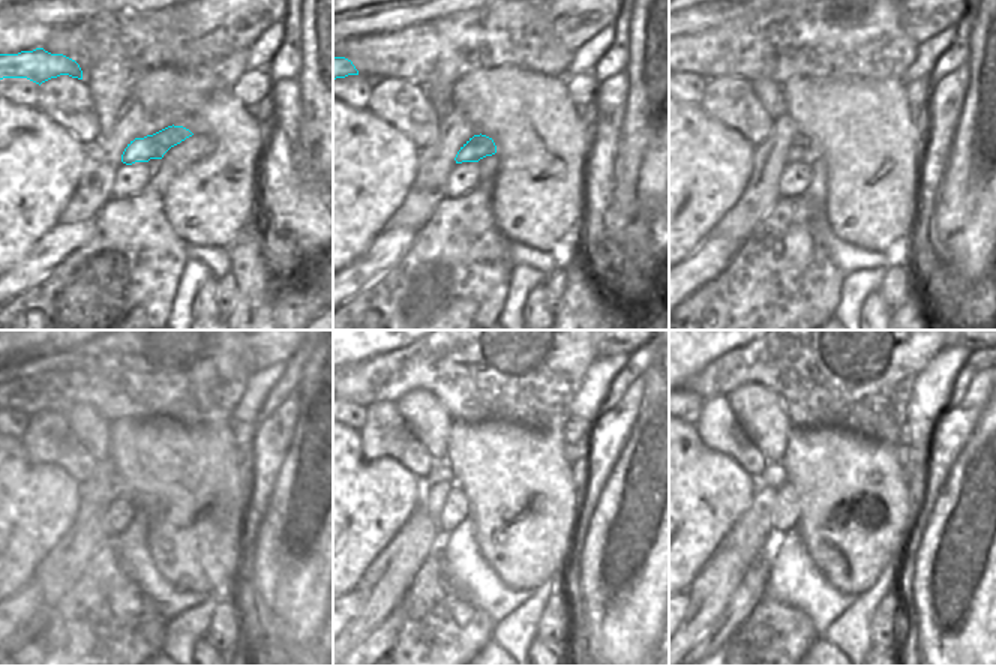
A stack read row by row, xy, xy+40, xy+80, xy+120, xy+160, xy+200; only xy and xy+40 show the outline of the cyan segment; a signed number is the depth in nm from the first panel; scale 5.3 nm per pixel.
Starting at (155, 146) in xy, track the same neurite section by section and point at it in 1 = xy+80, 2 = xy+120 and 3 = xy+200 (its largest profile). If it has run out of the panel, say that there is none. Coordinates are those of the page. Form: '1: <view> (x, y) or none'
1: xy+80 (800, 150)
2: xy+120 (122, 486)
3: xy+200 (752, 534)

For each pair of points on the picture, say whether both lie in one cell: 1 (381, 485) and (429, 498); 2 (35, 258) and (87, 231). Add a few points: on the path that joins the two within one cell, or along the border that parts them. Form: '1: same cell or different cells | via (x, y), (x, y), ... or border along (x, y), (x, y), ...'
1: different cells | border along (420, 486), (422, 506)
2: same cell | via (48, 252), (60, 240), (74, 236)

